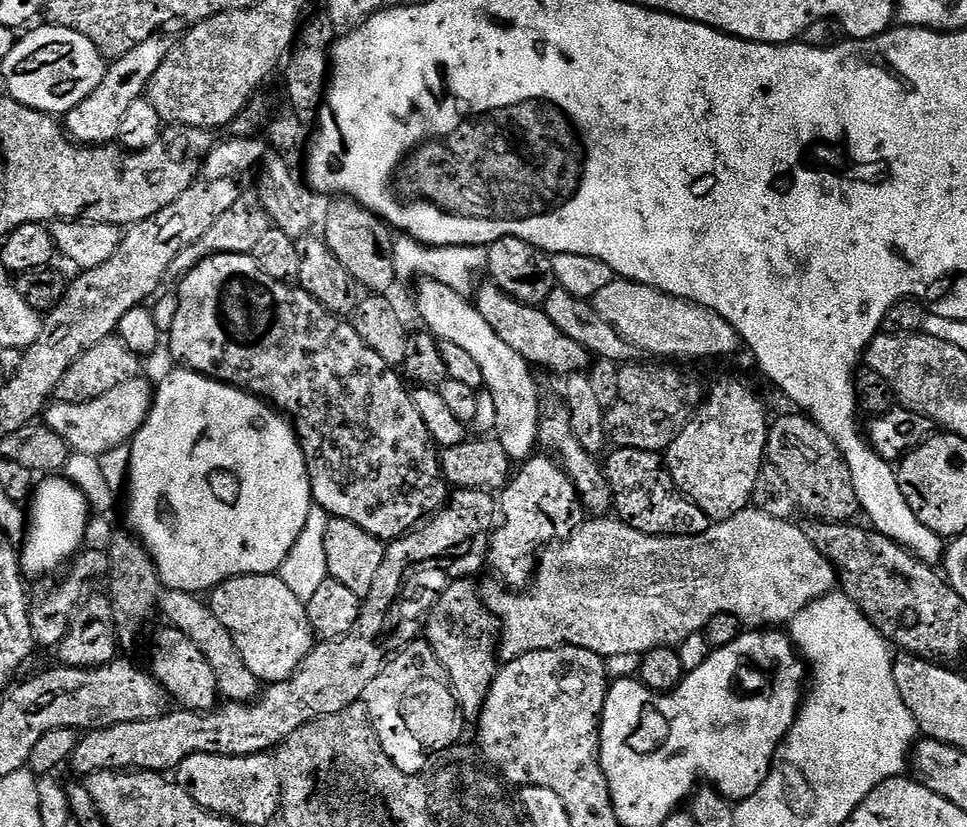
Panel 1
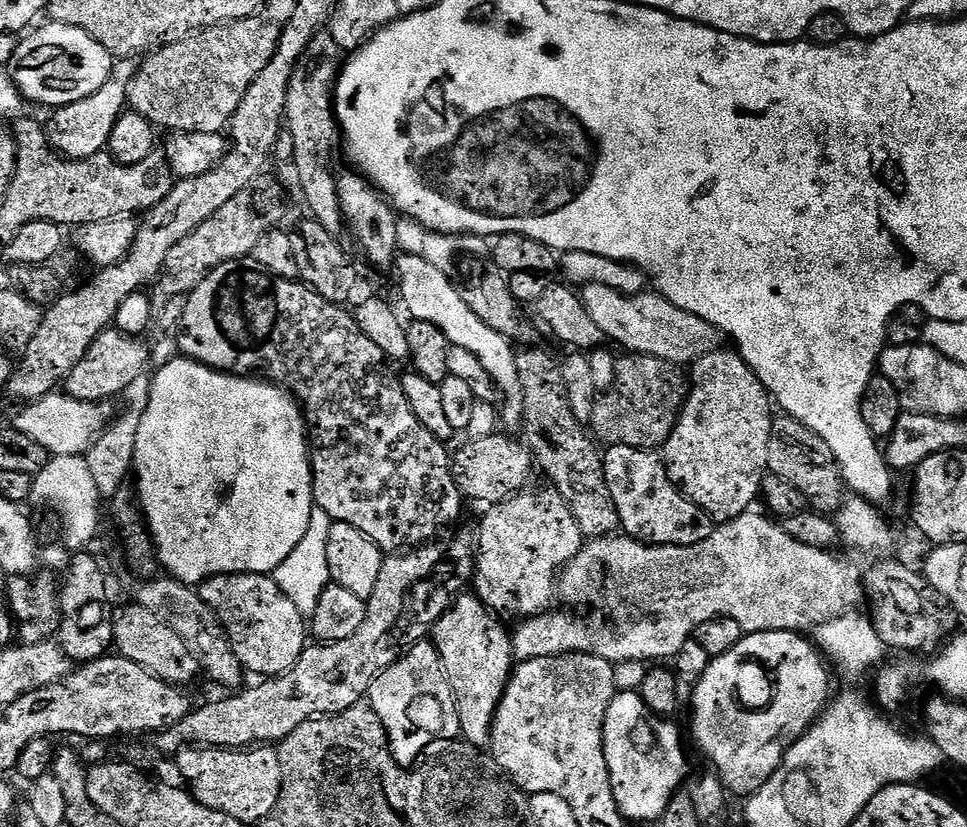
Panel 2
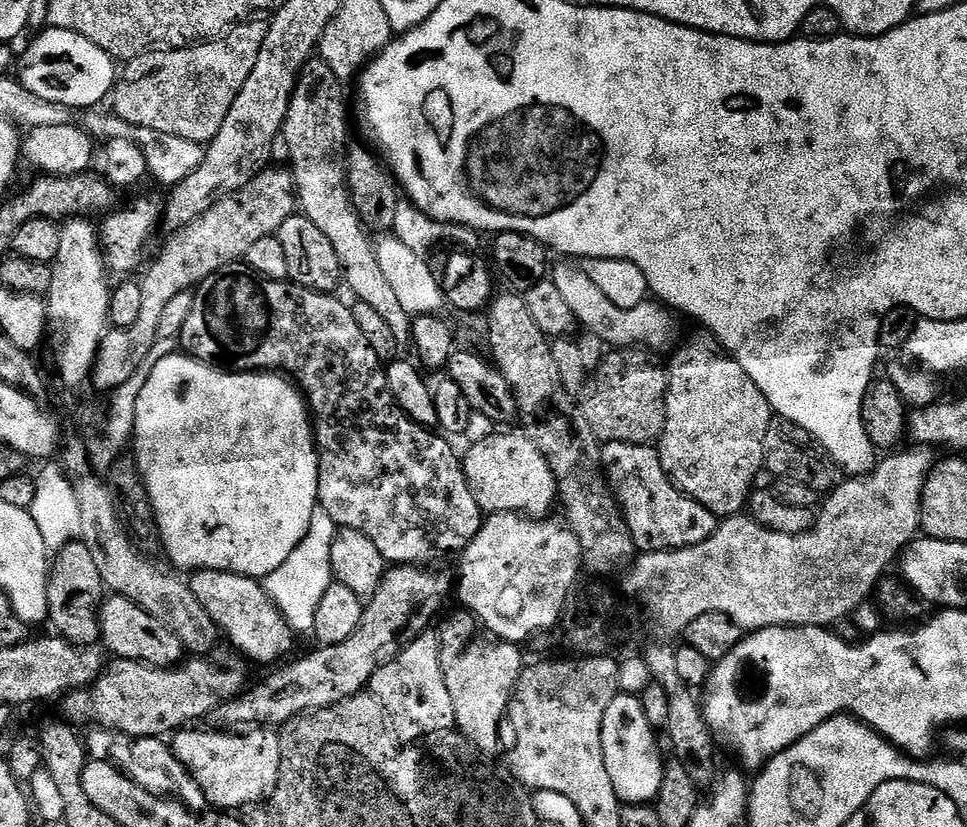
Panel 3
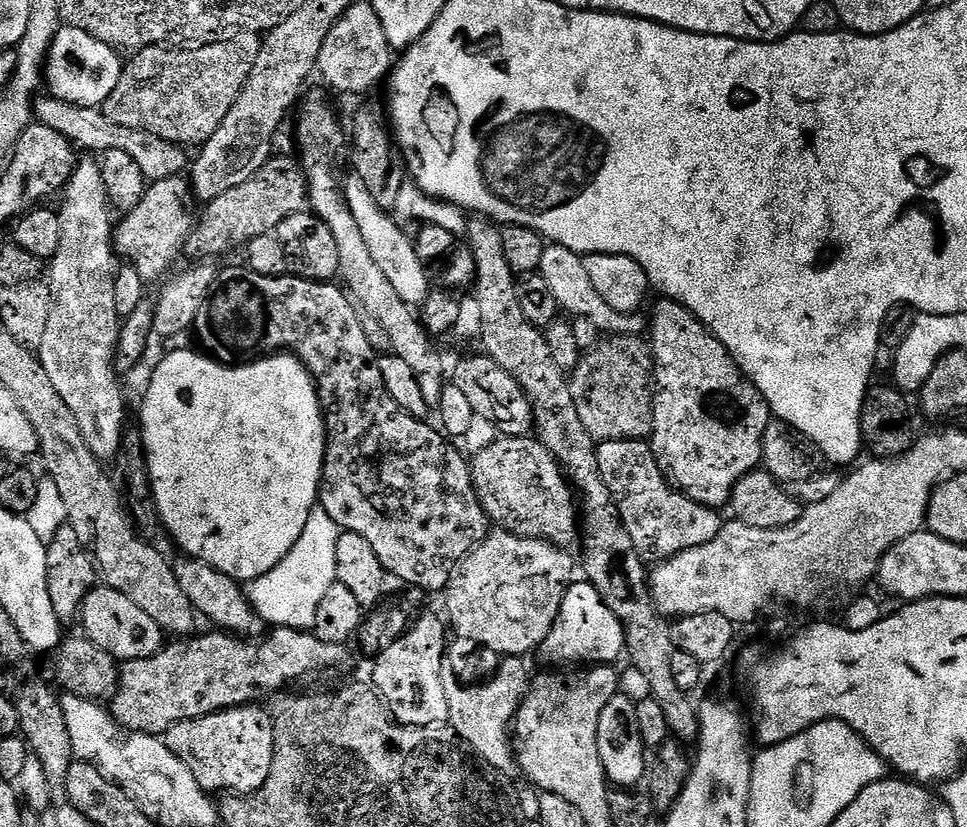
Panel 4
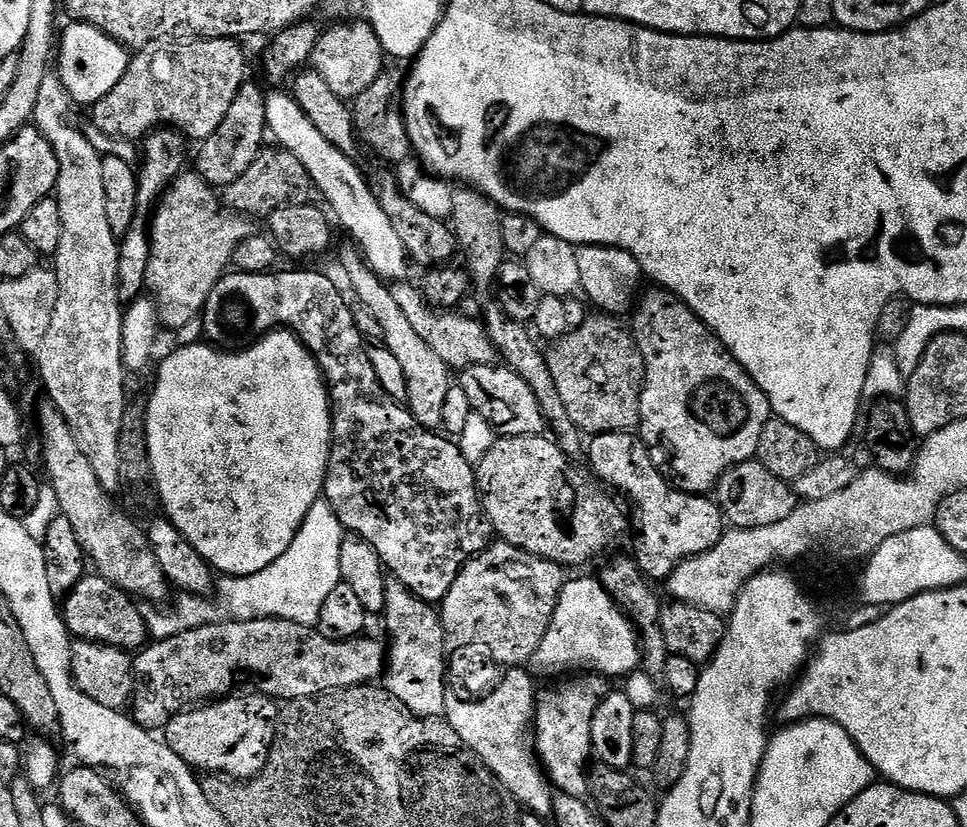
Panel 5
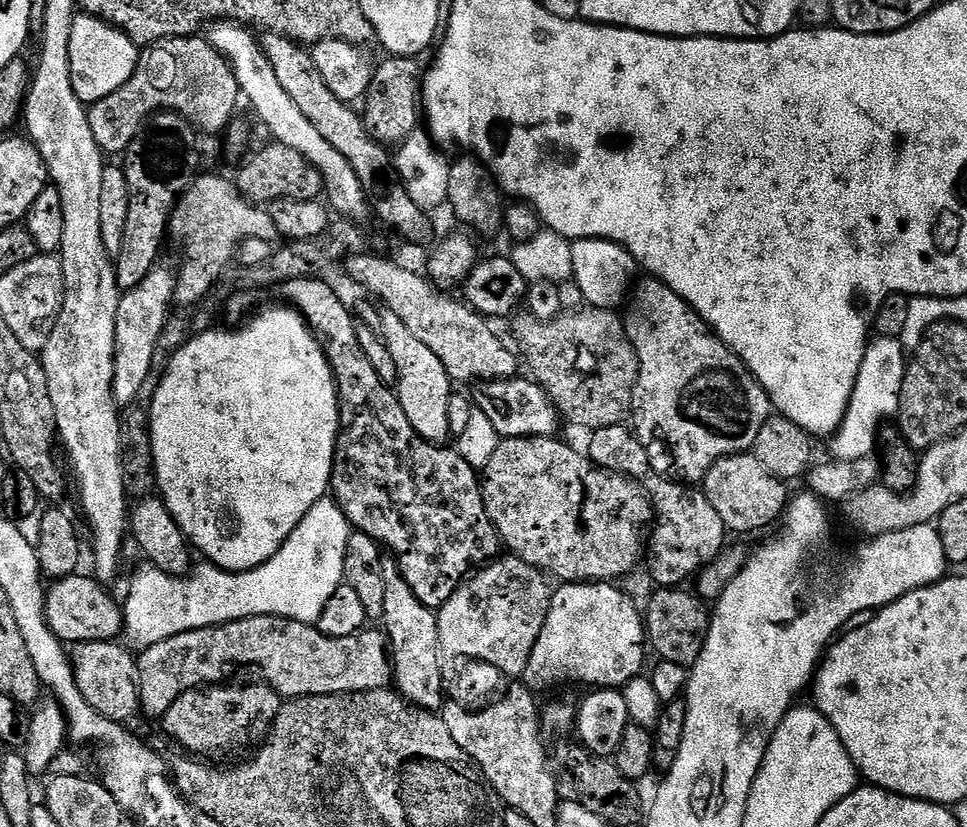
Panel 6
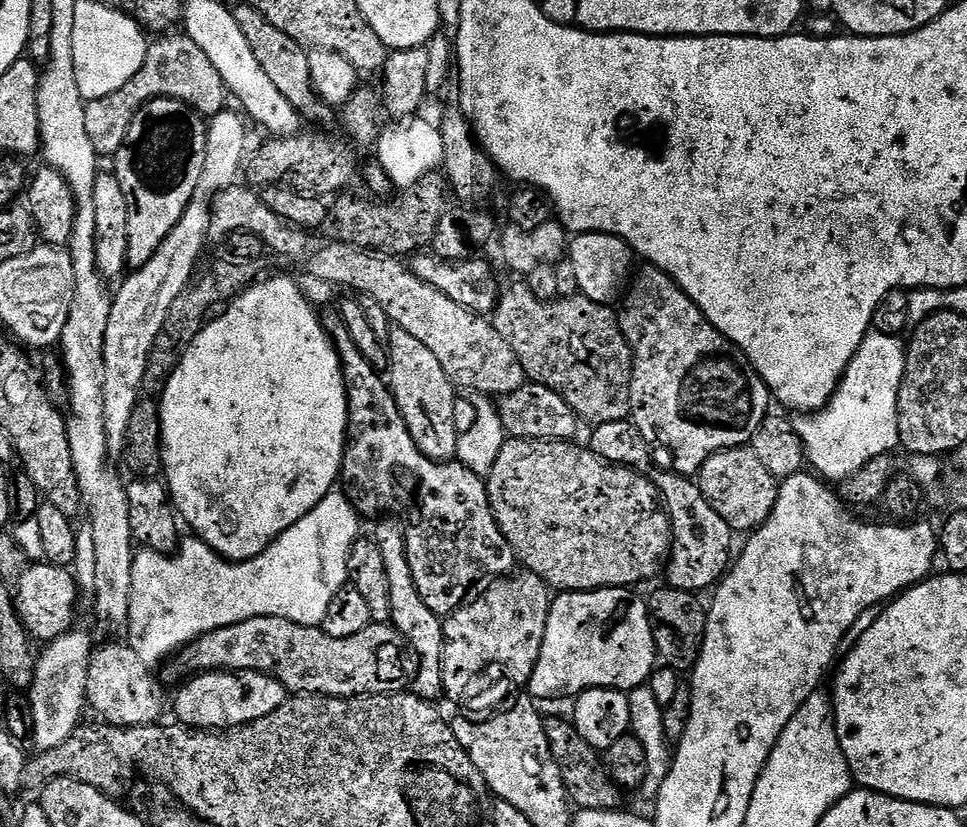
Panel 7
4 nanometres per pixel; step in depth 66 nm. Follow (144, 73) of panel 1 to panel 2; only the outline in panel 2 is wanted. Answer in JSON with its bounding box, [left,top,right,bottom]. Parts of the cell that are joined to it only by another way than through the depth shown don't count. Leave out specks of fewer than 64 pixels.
[46,59,138,160]

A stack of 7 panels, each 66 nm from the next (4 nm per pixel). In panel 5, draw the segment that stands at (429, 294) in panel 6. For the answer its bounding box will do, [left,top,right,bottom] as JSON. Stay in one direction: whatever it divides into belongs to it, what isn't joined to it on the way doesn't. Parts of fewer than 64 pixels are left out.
[391,282,498,370]

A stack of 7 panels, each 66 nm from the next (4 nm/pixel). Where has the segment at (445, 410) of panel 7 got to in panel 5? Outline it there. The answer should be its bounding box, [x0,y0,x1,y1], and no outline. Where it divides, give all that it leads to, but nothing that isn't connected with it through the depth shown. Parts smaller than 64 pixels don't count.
[340,246,454,429]

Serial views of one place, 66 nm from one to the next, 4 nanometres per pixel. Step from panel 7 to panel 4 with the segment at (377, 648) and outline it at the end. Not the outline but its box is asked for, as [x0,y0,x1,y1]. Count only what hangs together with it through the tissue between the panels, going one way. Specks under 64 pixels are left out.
[110,627,348,737]

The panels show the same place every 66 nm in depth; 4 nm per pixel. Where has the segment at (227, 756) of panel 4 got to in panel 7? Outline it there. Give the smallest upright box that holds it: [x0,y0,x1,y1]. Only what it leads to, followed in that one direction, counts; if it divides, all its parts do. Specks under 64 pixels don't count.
[175,672,290,730]

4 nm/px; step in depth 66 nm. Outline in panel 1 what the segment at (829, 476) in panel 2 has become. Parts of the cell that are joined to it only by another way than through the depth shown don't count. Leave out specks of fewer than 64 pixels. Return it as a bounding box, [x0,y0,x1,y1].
[766,414,860,524]

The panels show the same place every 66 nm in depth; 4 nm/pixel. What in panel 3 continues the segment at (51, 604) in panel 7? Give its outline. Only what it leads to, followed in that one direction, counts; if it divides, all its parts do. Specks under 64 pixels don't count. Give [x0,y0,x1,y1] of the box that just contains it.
[98,595,186,668]

